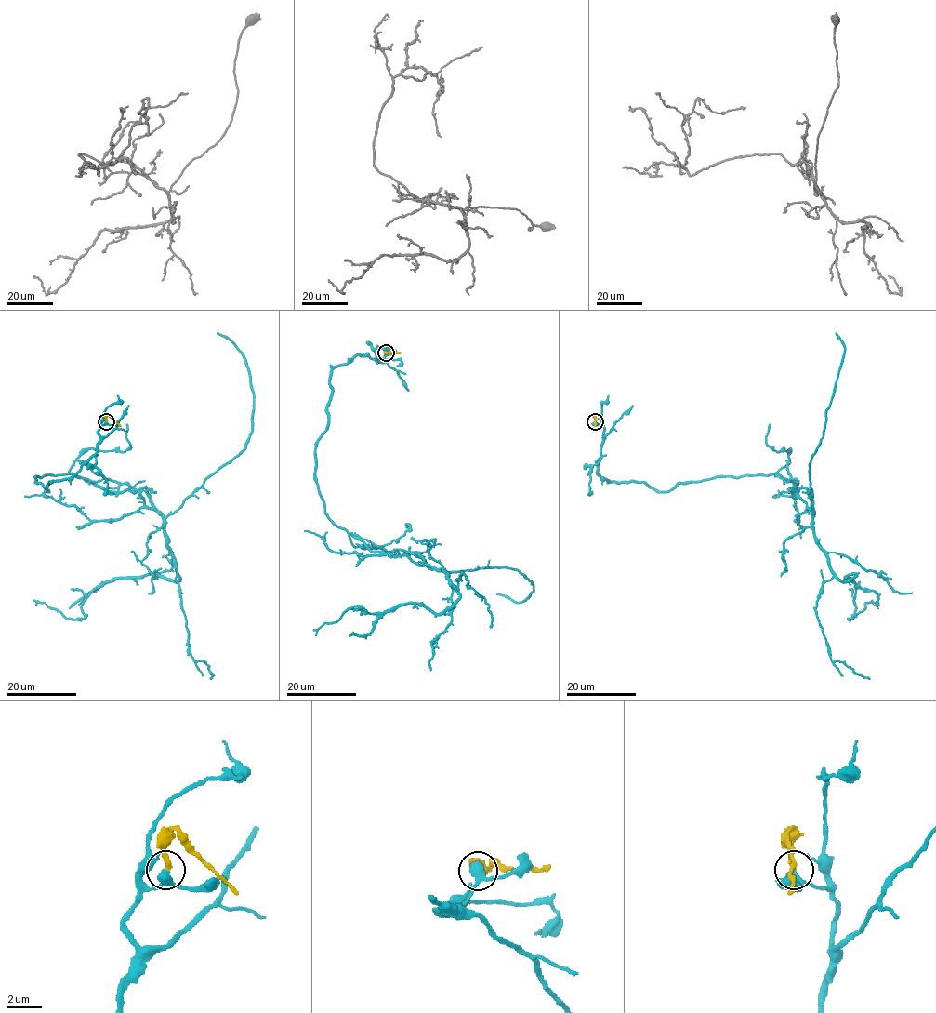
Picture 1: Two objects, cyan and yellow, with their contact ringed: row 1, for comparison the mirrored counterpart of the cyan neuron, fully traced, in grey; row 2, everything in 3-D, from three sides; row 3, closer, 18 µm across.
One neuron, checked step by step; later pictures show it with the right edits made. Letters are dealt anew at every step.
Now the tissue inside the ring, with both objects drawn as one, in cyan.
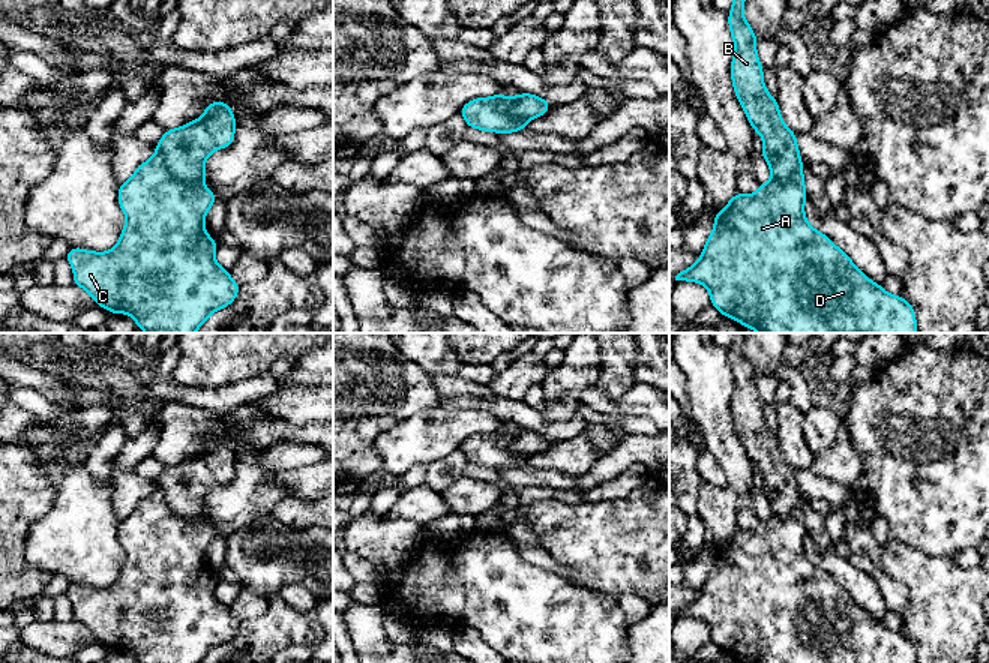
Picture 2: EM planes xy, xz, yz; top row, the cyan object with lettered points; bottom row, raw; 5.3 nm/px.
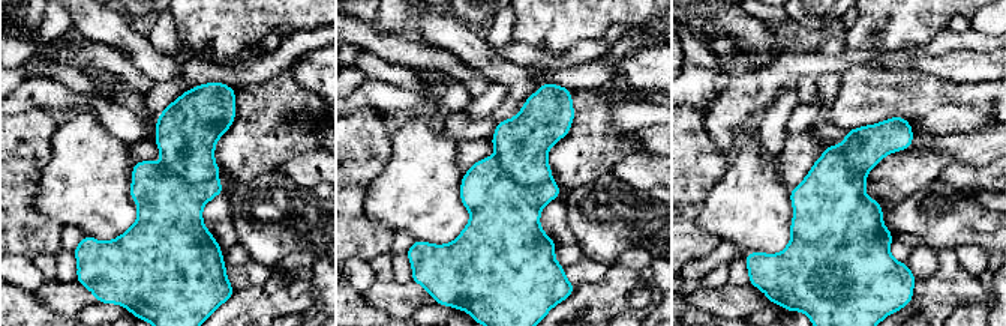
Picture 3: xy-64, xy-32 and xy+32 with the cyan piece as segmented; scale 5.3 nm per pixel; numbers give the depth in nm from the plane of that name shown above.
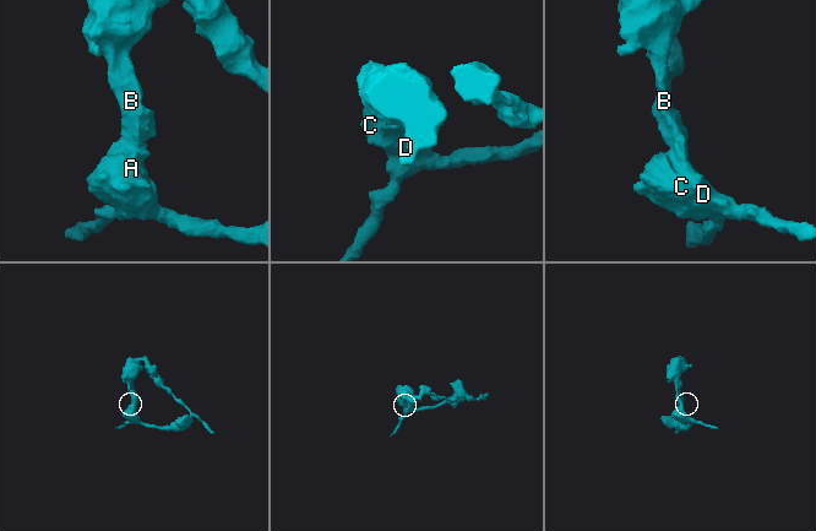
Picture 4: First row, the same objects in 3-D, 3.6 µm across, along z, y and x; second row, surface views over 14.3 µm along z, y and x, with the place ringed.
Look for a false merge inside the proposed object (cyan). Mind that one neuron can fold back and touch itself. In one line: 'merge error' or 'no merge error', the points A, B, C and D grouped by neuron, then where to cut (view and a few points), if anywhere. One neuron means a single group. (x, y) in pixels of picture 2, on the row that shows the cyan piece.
merge error; groups A C D / B; cut xy (156, 149), (162, 156), (164, 165), (179, 180), (200, 186)

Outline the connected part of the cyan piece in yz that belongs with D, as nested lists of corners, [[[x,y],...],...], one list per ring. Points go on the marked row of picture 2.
[[[803,165],[786,182],[771,178],[752,195],[735,192],[714,214],[701,258],[680,272],[675,280],[702,284],[710,291],[711,306],[758,333],[917,333],[912,304],[872,282],[842,249],[816,231],[806,220],[806,200]]]

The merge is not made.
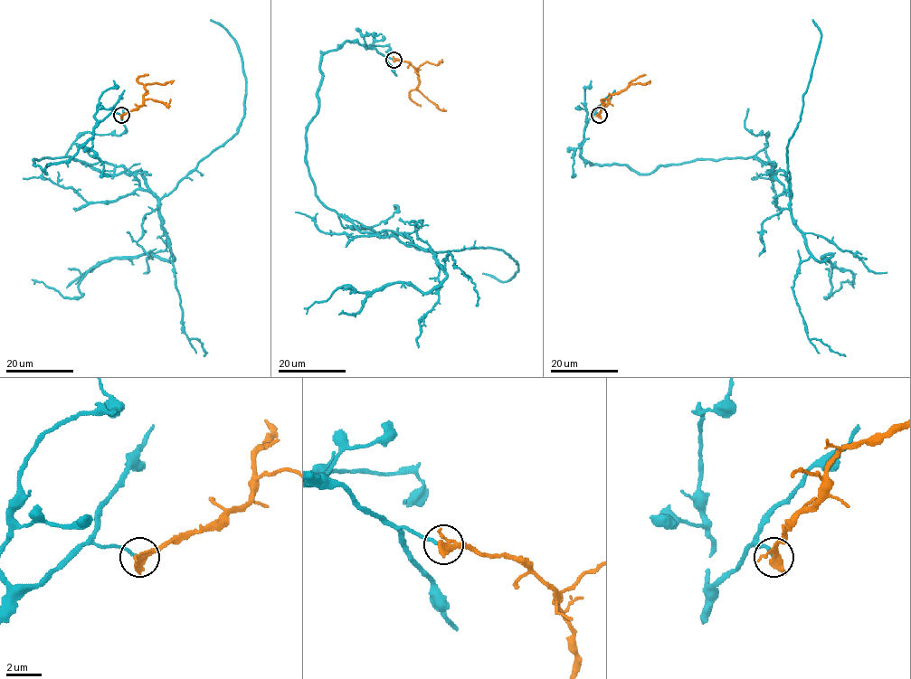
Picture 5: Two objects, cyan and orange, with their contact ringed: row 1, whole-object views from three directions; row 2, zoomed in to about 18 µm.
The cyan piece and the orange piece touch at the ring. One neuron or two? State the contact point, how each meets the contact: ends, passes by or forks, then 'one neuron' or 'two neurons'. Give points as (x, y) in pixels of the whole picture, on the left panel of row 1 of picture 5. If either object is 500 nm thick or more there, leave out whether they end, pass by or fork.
at (121, 115); cyan ends there; orange ends there; two neurons

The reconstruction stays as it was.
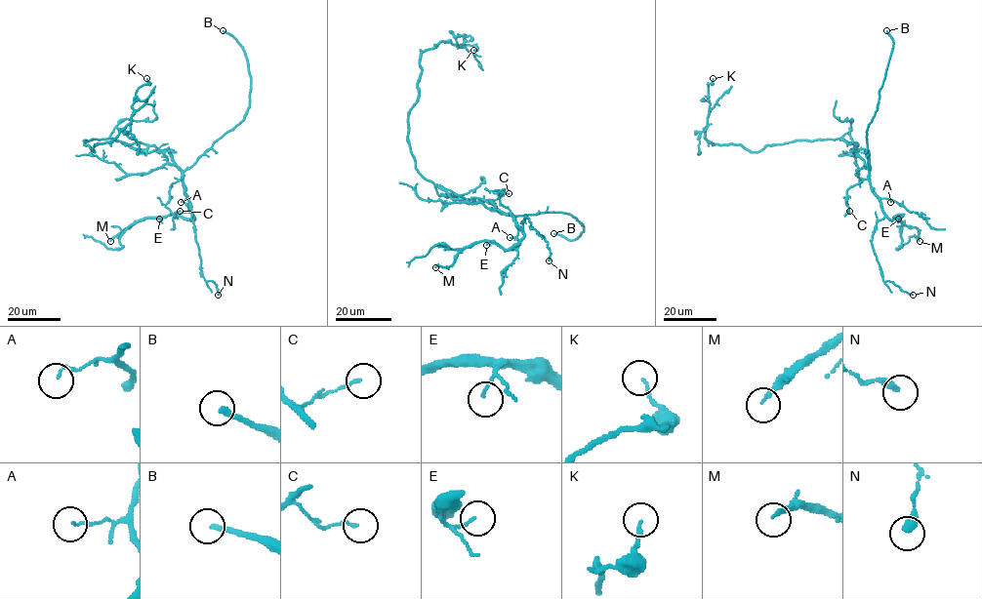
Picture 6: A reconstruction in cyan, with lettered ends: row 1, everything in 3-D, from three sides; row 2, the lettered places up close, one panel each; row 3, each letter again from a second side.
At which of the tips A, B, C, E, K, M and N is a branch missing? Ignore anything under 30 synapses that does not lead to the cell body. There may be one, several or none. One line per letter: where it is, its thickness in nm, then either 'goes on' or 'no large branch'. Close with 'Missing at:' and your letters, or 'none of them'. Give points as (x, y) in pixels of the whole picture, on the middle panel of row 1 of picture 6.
A: (510, 237) | 80 nm | no large branch
B: (553, 233) | 220 nm | goes on
C: (509, 193) | 110 nm | no large branch
E: (486, 245) | 110 nm | no large branch
K: (473, 50) | 130 nm | no large branch
M: (435, 267) | 160 nm | goes on
N: (549, 260) | 320 nm | no large branch
Missing at: B, M

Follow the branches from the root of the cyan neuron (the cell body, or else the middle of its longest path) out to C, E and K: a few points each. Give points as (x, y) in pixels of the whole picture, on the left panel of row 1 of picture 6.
C: (133, 148), (160, 150), (181, 172), (182, 179), (170, 185), (170, 201), (165, 205), (173, 214), (180, 211)
E: (133, 148), (160, 150), (182, 173), (194, 219), (176, 215), (159, 219)
K: (133, 148), (84, 140), (94, 151), (110, 142), (130, 122), (146, 78)

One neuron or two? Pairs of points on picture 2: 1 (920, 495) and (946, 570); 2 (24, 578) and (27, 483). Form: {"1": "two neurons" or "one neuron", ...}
{"1": "two neurons", "2": "one neuron"}

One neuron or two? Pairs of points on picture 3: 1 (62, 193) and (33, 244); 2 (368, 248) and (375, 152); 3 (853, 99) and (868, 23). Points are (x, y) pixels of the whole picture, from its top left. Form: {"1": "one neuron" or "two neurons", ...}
{"1": "two neurons", "2": "one neuron", "3": "two neurons"}

